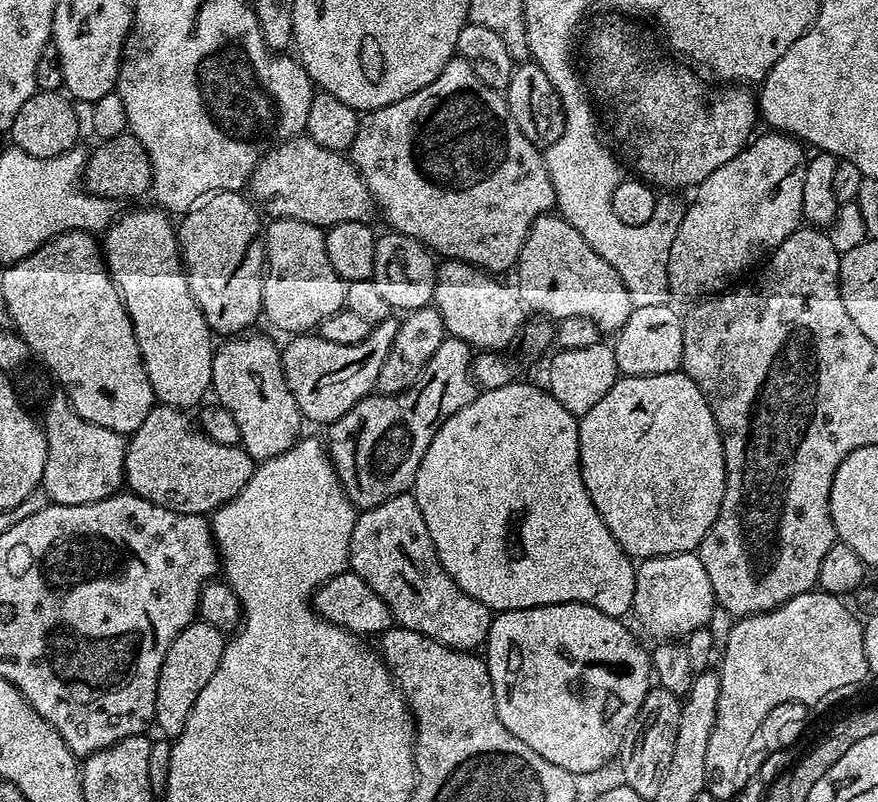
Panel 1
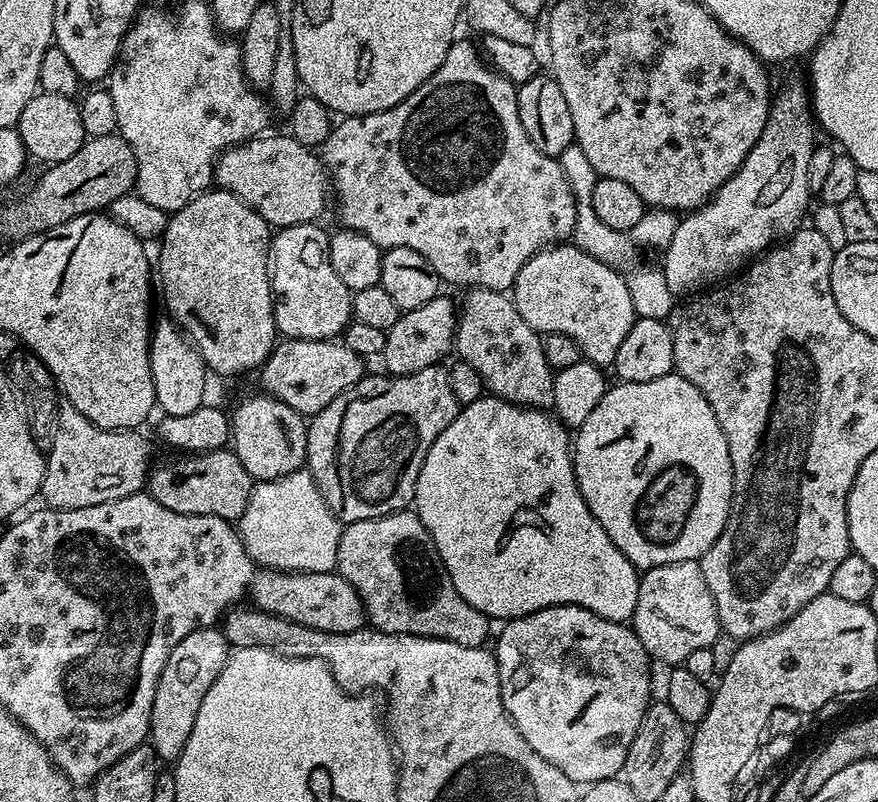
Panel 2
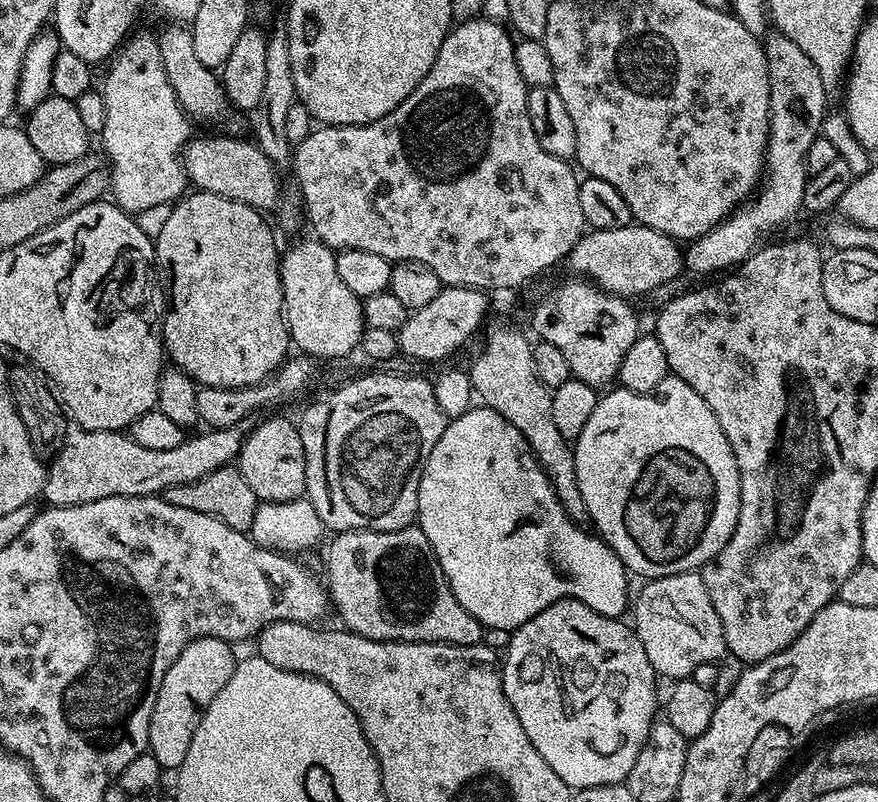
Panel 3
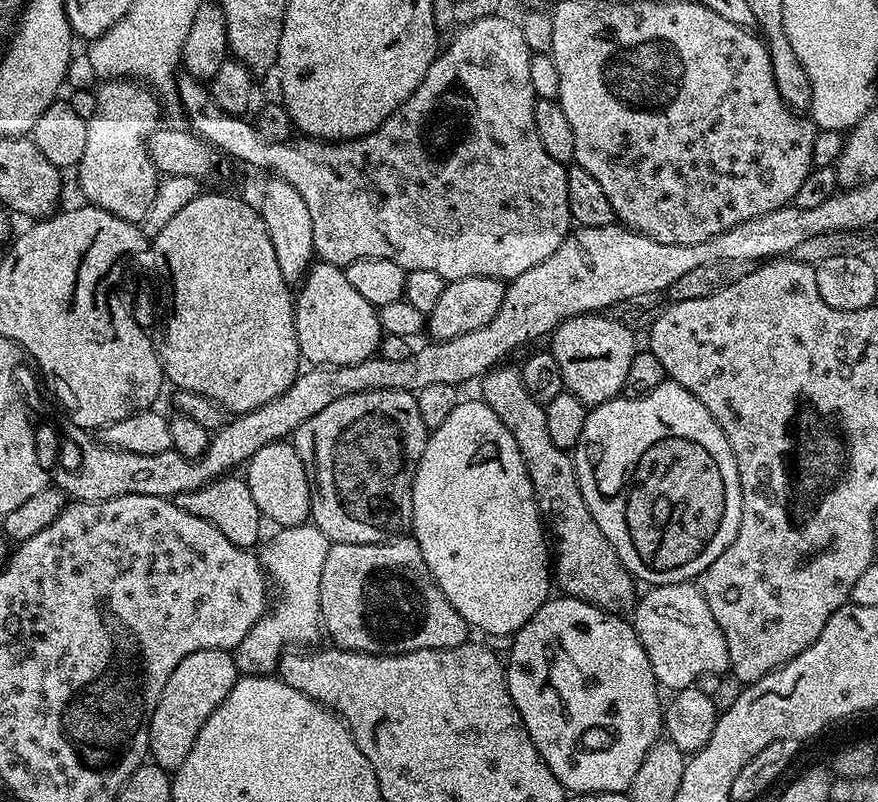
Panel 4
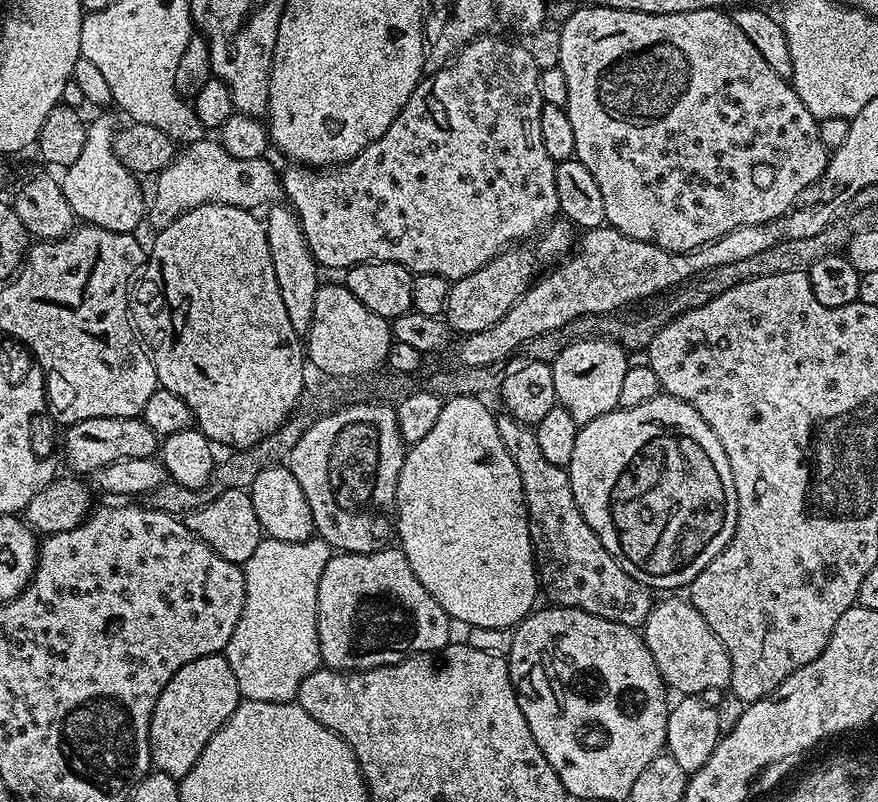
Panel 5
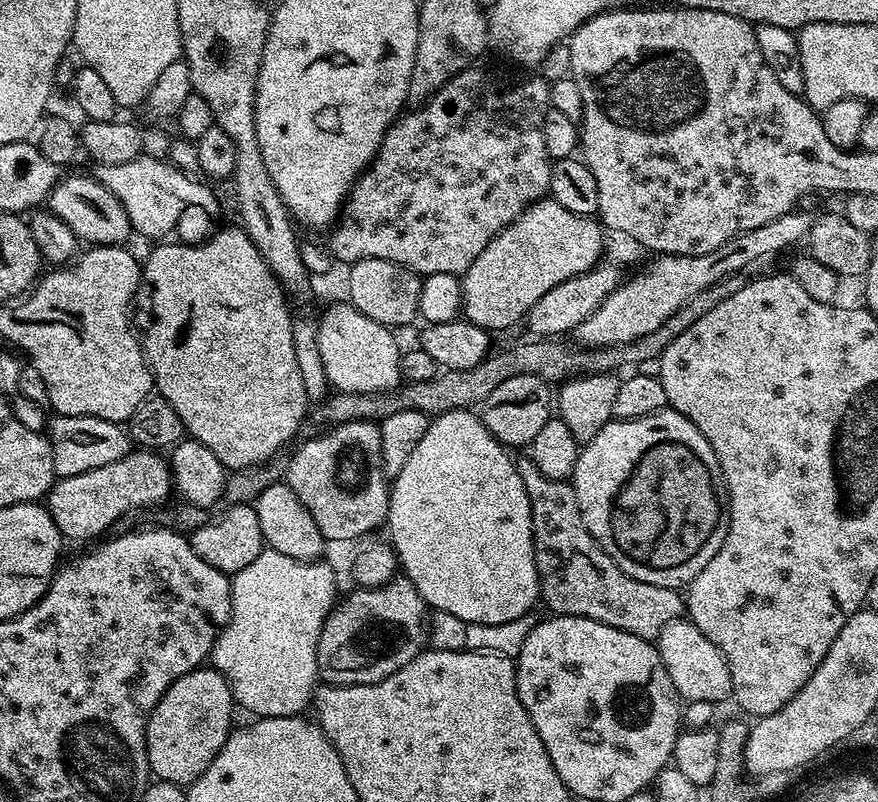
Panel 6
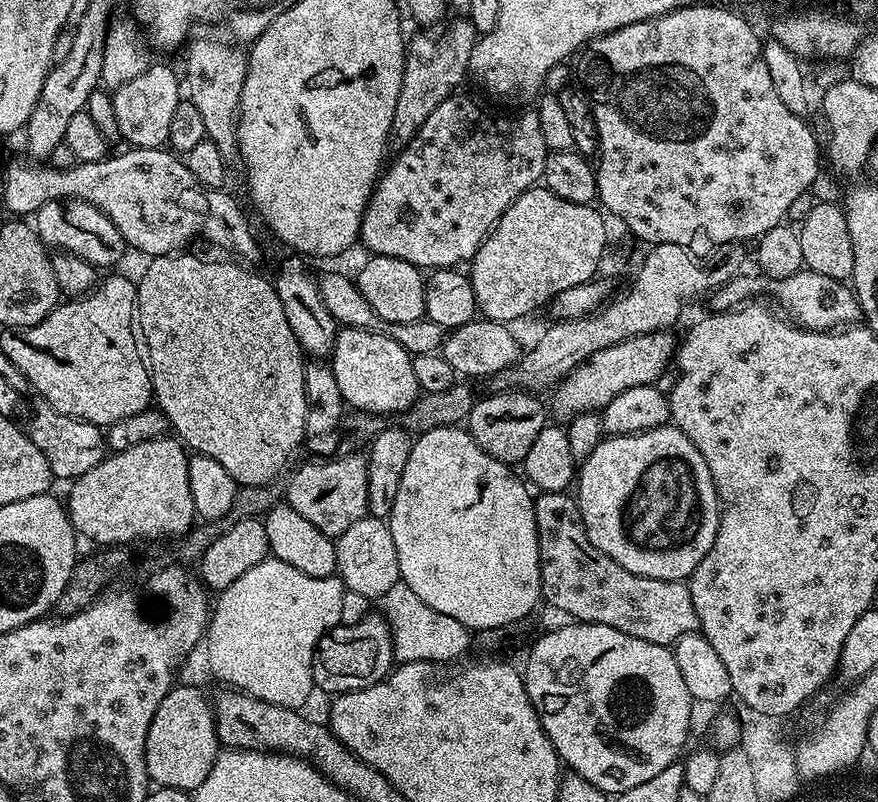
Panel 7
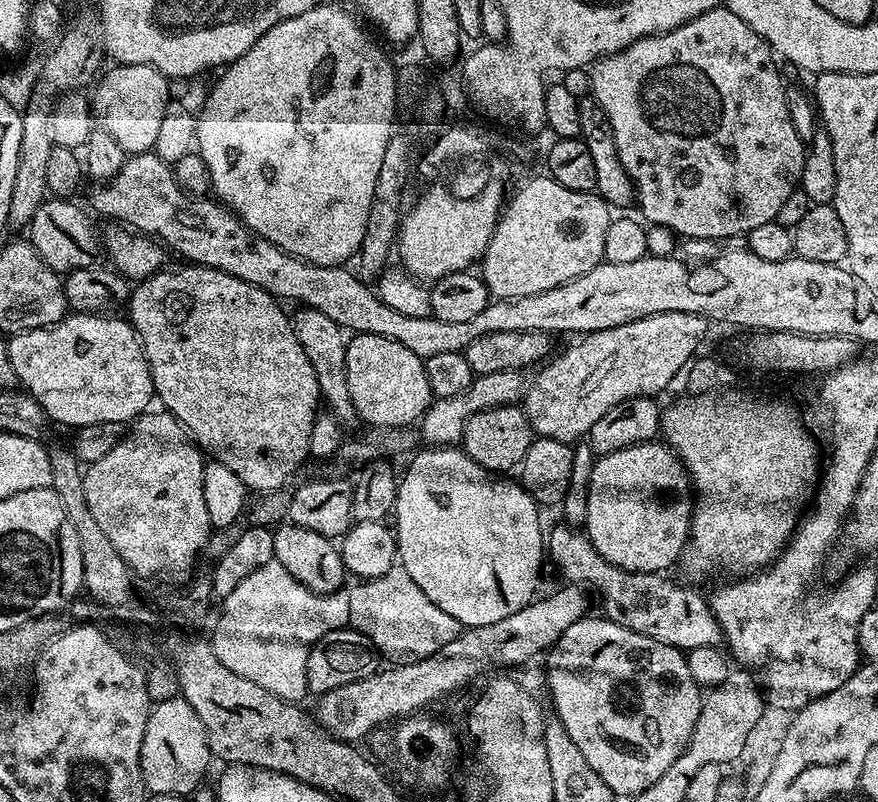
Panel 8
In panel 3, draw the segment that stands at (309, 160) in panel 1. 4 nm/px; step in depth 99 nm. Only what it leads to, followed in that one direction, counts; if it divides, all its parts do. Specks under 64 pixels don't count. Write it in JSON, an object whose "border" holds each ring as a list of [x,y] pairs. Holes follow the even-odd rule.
{"border":[[[219,134],[200,136],[184,145],[182,163],[193,189],[218,194],[242,202],[257,210],[272,208],[280,200],[280,176],[277,165],[251,139]]]}

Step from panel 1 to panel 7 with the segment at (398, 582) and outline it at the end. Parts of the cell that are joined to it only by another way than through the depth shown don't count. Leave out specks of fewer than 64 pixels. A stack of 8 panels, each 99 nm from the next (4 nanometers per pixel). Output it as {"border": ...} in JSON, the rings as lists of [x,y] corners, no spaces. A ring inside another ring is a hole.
{"border":[[[365,615],[356,624],[331,628],[318,642],[312,659],[312,682],[317,689],[331,694],[368,688],[384,679],[394,667],[395,647],[391,626],[383,615]]]}

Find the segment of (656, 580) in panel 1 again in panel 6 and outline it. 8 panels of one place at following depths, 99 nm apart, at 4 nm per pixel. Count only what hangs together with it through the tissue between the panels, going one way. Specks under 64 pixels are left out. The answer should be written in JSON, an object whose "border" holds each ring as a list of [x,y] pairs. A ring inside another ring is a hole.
{"border":[[[681,618],[666,625],[660,635],[654,641],[656,649],[660,652],[662,666],[666,666],[666,674],[670,674],[670,682],[674,682],[674,690],[681,701],[692,704],[716,704],[719,700],[728,700],[732,695],[732,683],[730,682],[730,666],[726,658],[720,652],[720,648],[698,626],[694,626],[691,620]]]}

